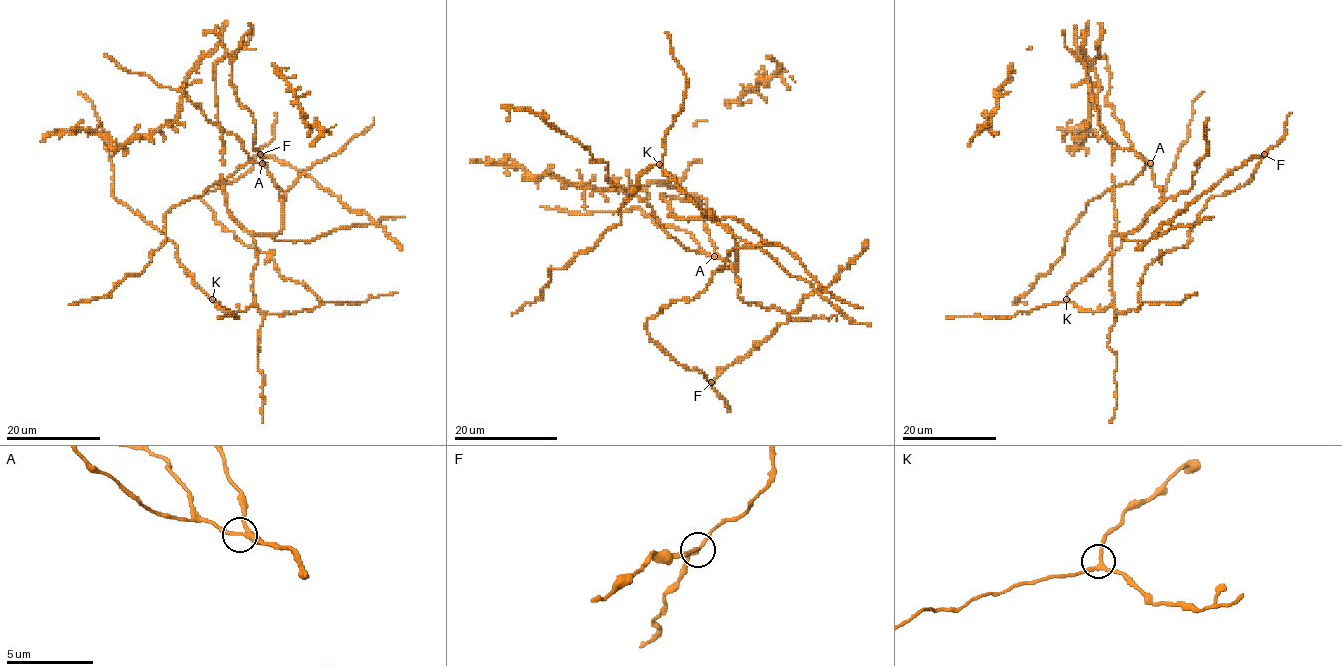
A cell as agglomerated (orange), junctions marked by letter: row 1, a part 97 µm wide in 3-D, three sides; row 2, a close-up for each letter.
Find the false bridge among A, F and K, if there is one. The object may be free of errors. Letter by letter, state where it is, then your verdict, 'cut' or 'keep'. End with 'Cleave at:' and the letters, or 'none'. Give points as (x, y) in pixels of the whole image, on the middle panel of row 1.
A: place (714, 256); keep
F: place (711, 382); cut
K: place (659, 164); keep
Cleave at: F

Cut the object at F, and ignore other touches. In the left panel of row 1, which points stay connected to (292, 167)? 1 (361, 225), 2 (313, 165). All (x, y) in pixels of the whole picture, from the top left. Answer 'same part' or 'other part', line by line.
1: other part
2: other part

